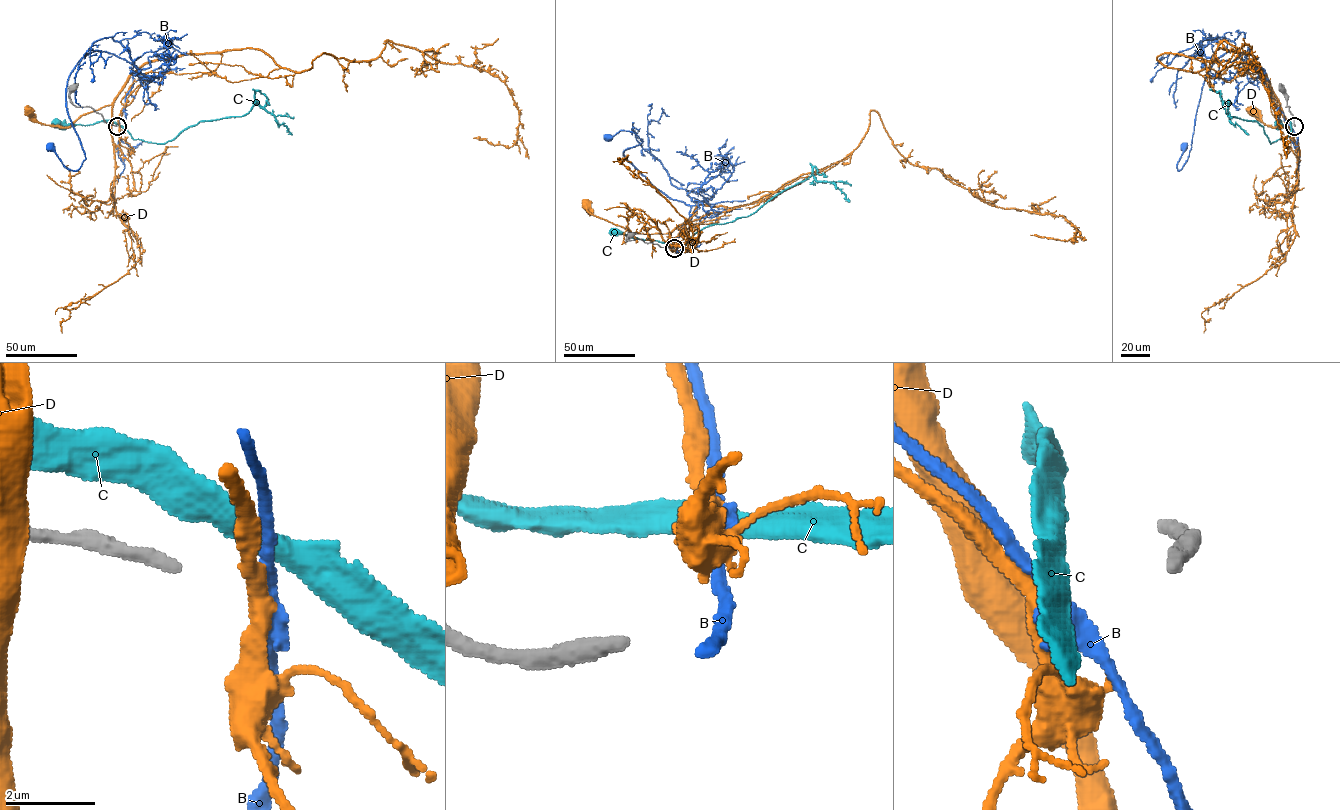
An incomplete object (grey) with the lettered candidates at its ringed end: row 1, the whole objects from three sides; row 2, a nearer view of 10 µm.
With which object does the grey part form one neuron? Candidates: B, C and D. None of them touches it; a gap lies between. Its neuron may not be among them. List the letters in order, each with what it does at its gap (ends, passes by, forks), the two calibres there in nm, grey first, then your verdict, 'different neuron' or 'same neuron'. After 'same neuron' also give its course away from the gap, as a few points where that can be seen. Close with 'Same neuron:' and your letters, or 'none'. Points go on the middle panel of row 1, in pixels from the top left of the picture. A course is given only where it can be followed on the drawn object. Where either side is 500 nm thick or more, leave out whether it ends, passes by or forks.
B: it forks there; 320 nm thick on the grey side, 380 nm on the other; different neuron
C: it passes by; 320 nm thick on the grey side, 440 nm on the other; different neuron
D: it ends there; 320 nm thick on the grey side, 150 nm on the other; different neuron
Same neuron: none

